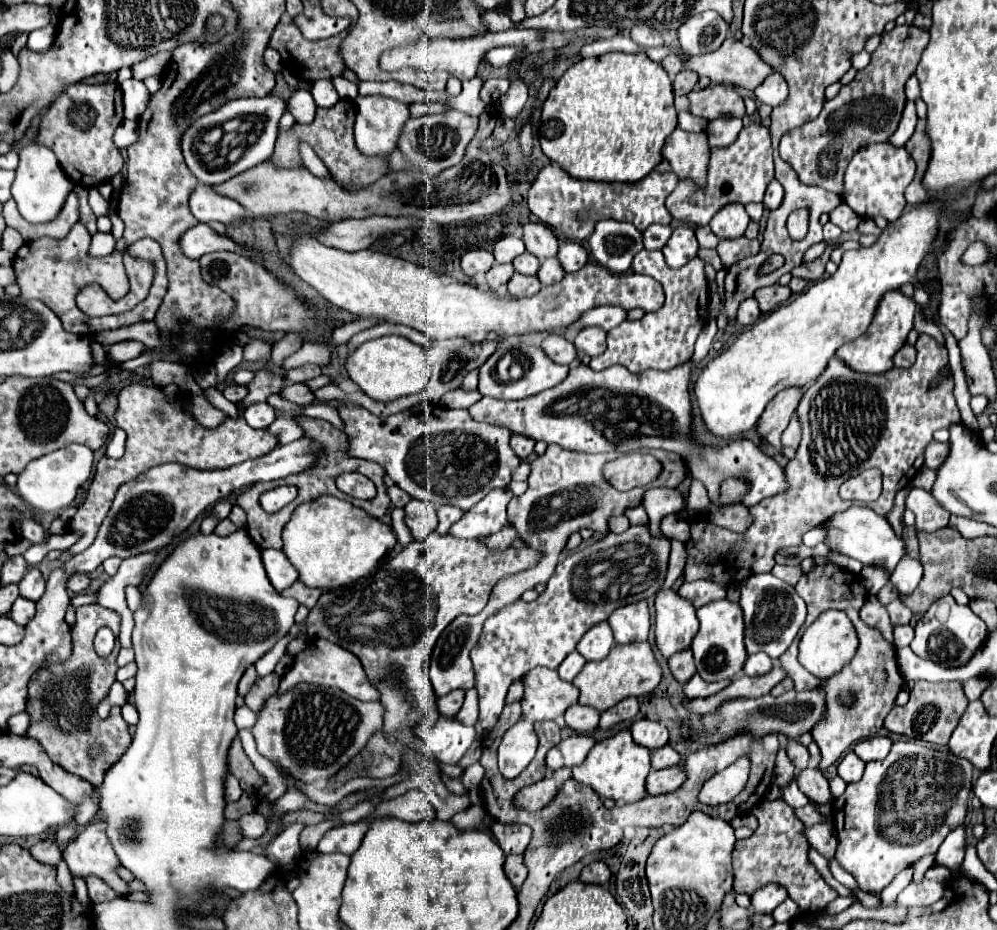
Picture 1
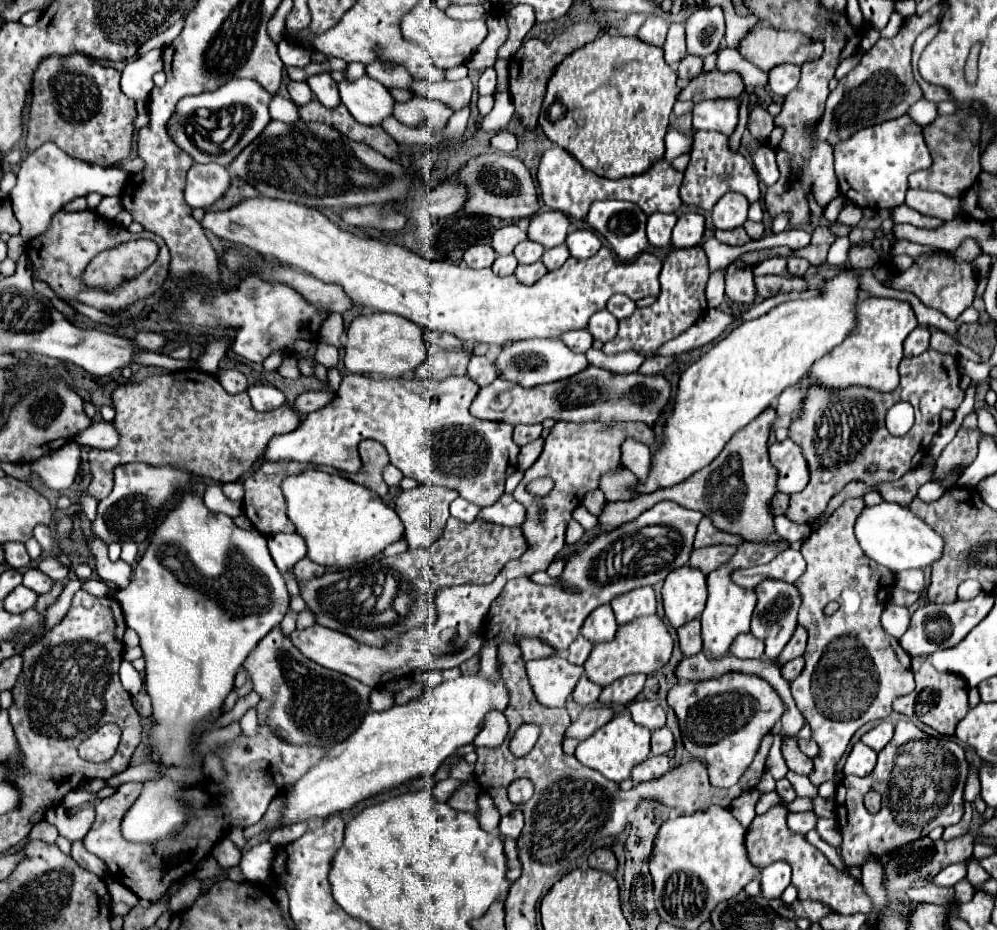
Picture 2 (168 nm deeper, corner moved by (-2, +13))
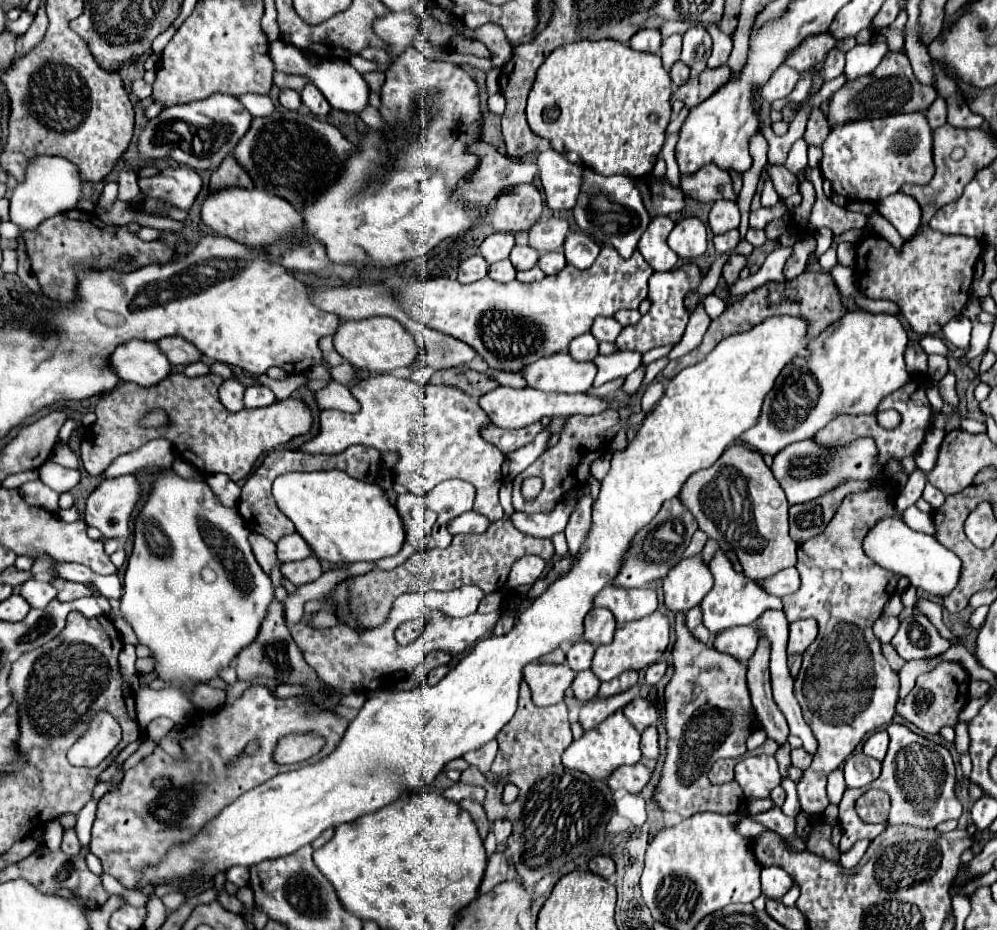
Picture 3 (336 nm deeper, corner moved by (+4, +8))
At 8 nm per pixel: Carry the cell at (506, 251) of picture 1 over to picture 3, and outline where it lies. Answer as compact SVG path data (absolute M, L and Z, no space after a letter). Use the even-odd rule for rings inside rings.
M493 233L479 245L479 253L489 263L497 263L501 259L507 259L513 247L515 247L515 237L511 233Z

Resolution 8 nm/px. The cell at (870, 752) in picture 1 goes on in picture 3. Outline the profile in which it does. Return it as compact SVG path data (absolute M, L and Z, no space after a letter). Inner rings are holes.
M879 729L877 733L873 733L865 745L863 745L863 753L869 755L869 757L875 757L877 761L883 761L885 757L885 751L887 751L887 745L889 745L889 735L885 729Z

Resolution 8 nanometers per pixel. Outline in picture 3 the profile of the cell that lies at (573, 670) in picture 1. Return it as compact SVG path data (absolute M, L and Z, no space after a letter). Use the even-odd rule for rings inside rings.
M579 641L579 643L571 645L571 649L567 651L567 665L577 673L583 669L589 669L593 653L595 653L595 647L591 643Z

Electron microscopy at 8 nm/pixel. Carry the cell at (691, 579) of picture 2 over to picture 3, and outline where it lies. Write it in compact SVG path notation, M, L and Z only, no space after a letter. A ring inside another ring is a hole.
M701 555L691 559L681 559L671 573L663 579L665 607L673 613L687 613L697 607L701 599L713 587L713 577L709 567L701 561Z

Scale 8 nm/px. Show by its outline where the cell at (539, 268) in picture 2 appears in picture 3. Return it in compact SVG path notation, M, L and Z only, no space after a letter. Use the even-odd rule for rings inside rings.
M533 267L533 269L527 269L527 271L517 271L517 281L521 283L533 283L533 281L539 281L543 279L543 271L539 267Z

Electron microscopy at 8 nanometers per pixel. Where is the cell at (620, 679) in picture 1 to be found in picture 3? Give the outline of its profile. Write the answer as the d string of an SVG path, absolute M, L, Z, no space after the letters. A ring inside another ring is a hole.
M655 611L655 613L651 613L643 619L621 625L615 631L615 639L609 645L597 647L593 663L591 663L591 671L595 673L595 677L599 681L611 681L627 669L641 671L641 669L653 665L665 653L667 645L669 645L669 621L667 621L665 615Z

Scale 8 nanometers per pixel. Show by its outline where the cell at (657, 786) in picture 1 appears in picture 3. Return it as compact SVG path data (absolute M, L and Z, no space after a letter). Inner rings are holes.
M641 761L635 765L627 765L627 767L619 767L613 771L613 775L609 777L607 785L617 791L617 789L625 789L629 793L641 793L641 789L649 783L653 771L649 767L645 767Z

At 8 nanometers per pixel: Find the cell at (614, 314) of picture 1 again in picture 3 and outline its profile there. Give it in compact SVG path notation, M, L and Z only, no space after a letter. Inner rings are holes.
M619 311L619 313L615 313L613 319L619 321L621 325L631 325L631 323L637 323L639 317L641 317L639 311Z

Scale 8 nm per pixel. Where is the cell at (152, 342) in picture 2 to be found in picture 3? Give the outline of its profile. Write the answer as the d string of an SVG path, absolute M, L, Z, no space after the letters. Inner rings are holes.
M163 337L155 341L155 345L159 345L159 349L167 355L171 365L187 365L201 359L201 351L181 337Z

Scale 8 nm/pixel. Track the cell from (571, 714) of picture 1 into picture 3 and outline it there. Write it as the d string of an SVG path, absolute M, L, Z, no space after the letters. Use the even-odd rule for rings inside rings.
M591 669L581 671L581 673L577 673L571 689L573 689L575 699L579 699L579 701L591 701L597 695L597 691L599 691L599 679L595 679L595 675L591 673Z

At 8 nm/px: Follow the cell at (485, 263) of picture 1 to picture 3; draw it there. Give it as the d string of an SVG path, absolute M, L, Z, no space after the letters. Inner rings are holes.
M473 255L473 257L465 259L465 261L459 265L459 281L461 281L461 283L479 281L479 279L487 277L487 269L489 269L489 263L487 263L483 257Z

